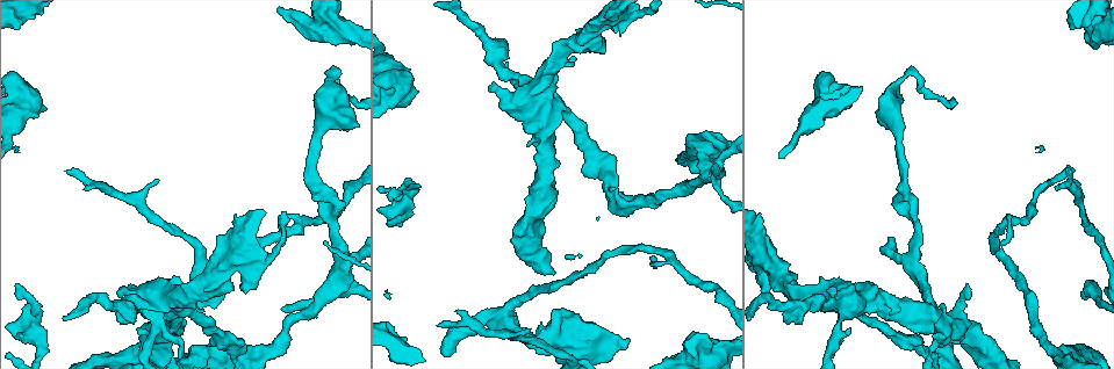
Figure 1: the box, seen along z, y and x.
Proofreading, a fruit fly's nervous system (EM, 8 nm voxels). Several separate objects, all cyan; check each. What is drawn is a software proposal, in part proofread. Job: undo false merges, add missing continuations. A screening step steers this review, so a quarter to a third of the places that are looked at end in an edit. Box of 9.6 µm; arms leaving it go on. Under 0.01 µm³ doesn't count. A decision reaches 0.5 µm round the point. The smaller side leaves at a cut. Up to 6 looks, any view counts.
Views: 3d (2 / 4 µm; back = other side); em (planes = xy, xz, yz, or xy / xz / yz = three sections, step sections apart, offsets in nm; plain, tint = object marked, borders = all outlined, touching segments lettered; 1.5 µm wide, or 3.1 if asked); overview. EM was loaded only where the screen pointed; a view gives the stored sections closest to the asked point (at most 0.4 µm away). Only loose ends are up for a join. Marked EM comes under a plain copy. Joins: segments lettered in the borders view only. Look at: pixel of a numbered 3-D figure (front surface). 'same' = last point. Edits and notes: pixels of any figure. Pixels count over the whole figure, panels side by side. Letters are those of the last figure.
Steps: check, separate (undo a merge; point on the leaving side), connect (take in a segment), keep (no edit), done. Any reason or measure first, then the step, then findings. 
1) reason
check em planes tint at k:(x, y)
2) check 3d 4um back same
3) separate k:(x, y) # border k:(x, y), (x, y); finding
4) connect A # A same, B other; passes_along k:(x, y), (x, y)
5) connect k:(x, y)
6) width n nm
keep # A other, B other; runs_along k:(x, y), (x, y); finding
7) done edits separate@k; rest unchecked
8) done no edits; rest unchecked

branch stops here
check 3d 4um at 1:(1071, 173)

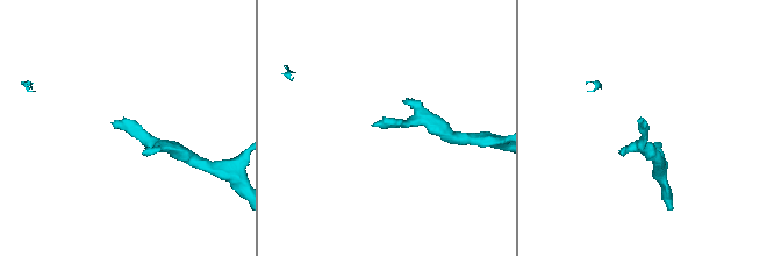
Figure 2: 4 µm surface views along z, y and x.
check em xy step 8 borders at 2:(645, 122)

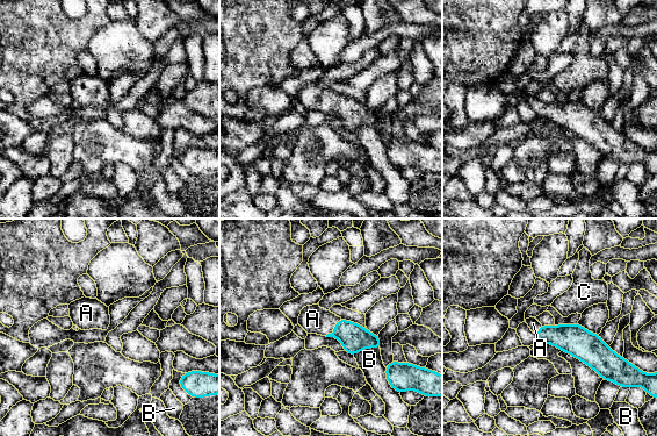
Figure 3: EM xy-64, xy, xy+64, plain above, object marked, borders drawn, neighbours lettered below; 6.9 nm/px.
width 180 nm; longest_contact B 200 nm
connect 3:(312, 319) # A same, B other, C other; it goes on there

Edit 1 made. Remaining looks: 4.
redraw
check overview

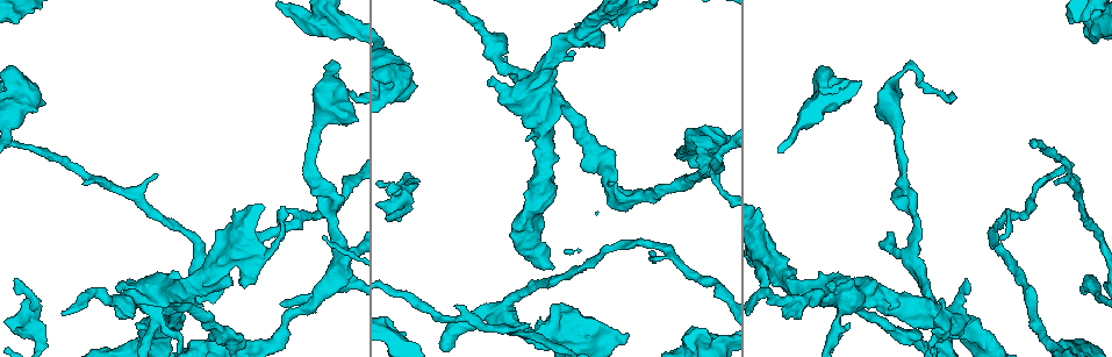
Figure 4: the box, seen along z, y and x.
thick turns thin
check em xy step 8 tint at 4:(162, 293)

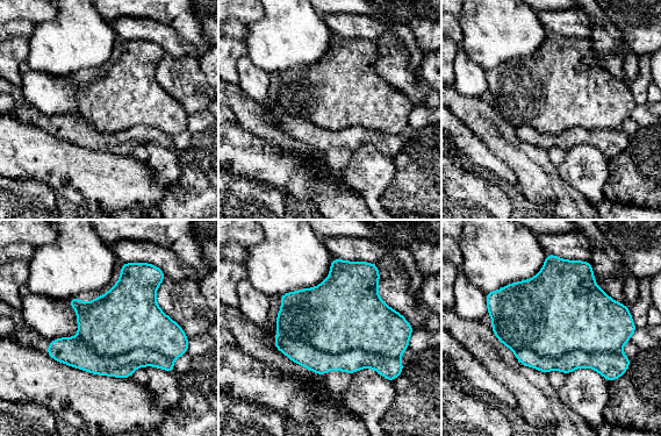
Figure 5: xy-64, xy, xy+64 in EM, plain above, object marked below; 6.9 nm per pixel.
check em planes borders same

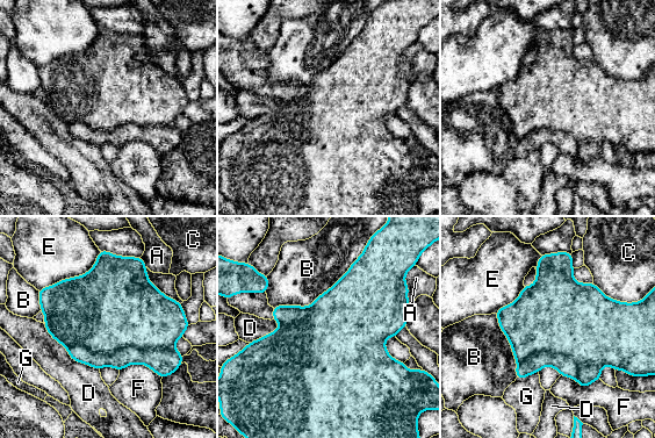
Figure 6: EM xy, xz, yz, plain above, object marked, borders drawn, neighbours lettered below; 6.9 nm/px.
separate 6:(155, 358) # A other, B other, C other, D other, E other, F other, G other; two neurons meet here

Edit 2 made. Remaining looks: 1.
tapers out
check em yz step 8 borders at 4:(650, 251)

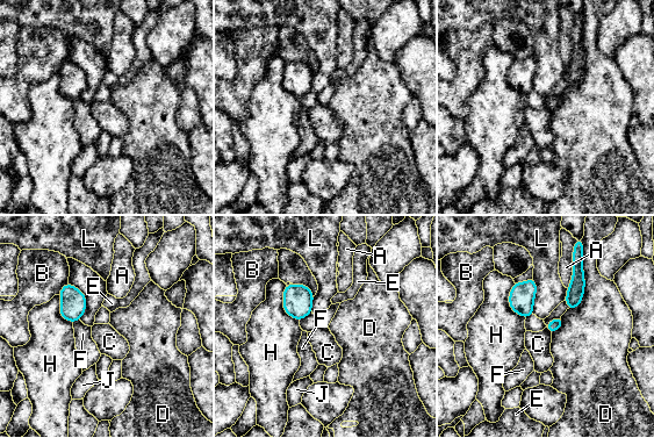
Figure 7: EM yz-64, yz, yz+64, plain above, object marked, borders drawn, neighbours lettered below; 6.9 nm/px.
keep # A other, B other, C other, D other, E other, F other, H other, J other, L other; border 7:(545, 328), (551, 335); no lettered segment goes on from it

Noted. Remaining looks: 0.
done edits connect@3, separate@6; rest unchecked

